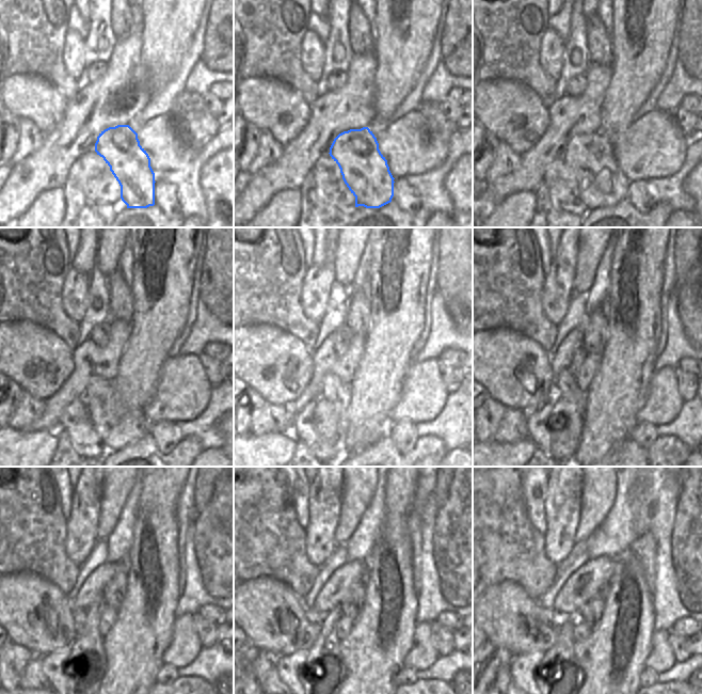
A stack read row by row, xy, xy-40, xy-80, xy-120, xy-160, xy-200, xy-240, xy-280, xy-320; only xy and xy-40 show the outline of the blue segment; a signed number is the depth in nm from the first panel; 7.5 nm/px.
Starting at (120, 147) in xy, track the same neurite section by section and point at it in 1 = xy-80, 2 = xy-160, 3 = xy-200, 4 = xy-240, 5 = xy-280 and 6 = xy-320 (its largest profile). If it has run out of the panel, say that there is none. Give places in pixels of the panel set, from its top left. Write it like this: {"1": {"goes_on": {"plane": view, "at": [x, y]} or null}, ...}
{"1": {"goes_on": {"plane": "xy-80", "at": [601, 182]}}, "2": {"goes_on": {"plane": "xy-160", "at": [335, 391]}}, "3": {"goes_on": {"plane": "xy-200", "at": [563, 382]}}, "4": {"goes_on": {"plane": "xy-240", "at": [79, 615]}}, "5": {"goes_on": {"plane": "xy-280", "at": [314, 616]}}, "6": {"goes_on": {"plane": "xy-320", "at": [551, 617]}}}

